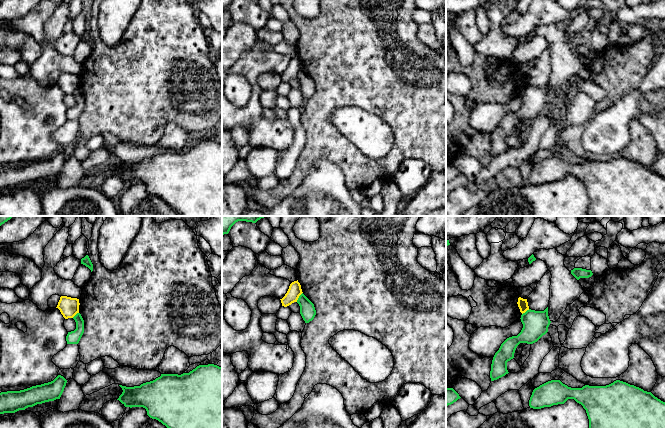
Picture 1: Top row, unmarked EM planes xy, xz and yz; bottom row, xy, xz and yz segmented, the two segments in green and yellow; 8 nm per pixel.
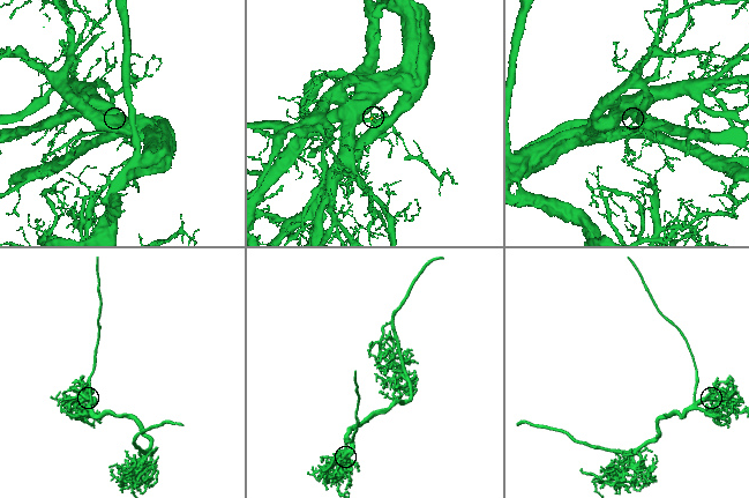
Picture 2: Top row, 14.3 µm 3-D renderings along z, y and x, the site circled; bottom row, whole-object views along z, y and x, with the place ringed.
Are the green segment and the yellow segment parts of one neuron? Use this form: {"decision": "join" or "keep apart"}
{"decision": "keep apart"}

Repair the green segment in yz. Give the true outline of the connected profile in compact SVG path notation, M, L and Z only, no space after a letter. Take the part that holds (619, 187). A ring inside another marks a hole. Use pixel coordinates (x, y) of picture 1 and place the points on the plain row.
M551 156L533 166L529 182L533 185L541 185L564 180L568 175L574 175L586 186L589 195L587 216L665 216L665 178L651 168L620 156L606 162L585 161L582 164L571 164L560 156Z

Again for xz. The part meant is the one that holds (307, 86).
M303 69L299 72L297 79L300 82L300 90L305 99L312 97L316 91L314 80Z

